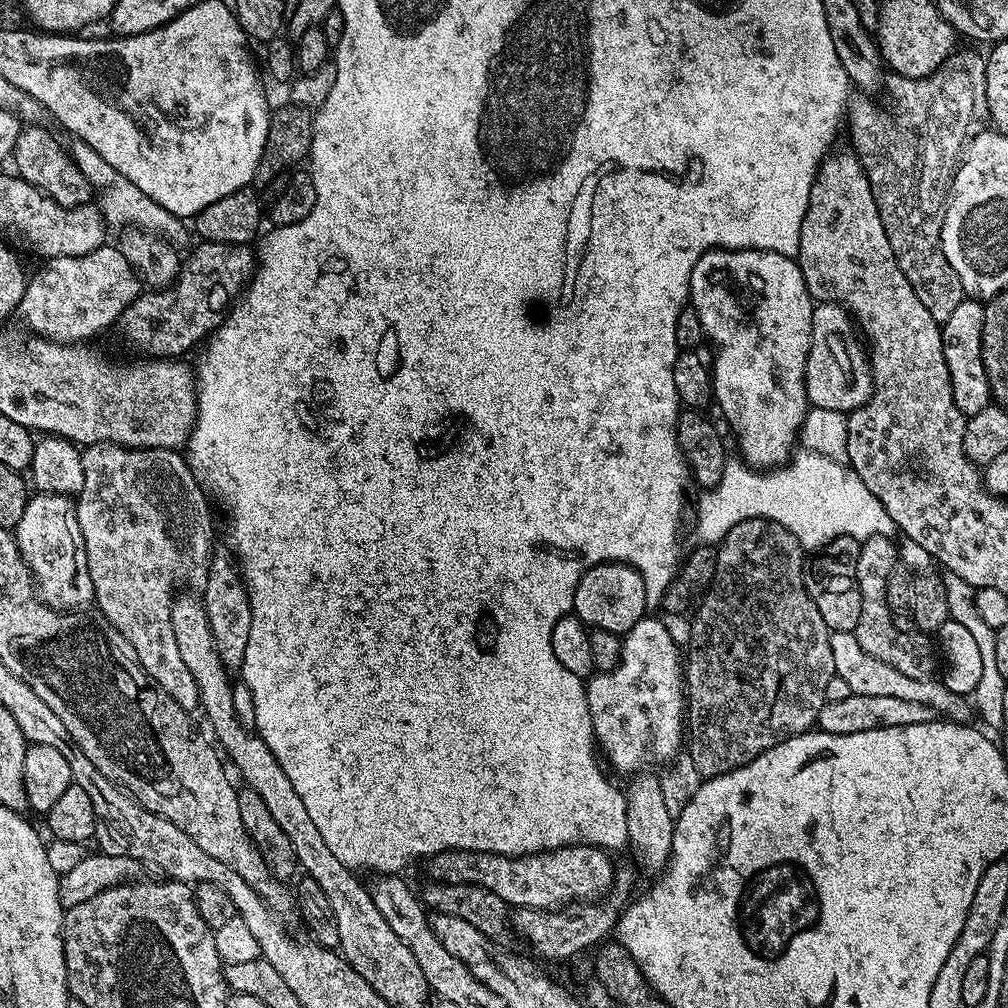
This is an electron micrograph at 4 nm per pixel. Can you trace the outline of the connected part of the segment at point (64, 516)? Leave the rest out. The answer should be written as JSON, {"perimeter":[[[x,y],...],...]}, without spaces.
{"perimeter":[[[36,492],[29,499],[14,529],[16,545],[32,571],[41,600],[57,610],[84,610],[95,601],[90,566],[86,566],[86,546],[76,517],[76,500],[62,492]]]}

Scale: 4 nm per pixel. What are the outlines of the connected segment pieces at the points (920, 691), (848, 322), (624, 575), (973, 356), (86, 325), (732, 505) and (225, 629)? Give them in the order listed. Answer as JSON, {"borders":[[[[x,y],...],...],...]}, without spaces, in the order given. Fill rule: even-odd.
{"borders":[[[[834,632],[830,635],[830,650],[834,654],[834,670],[836,675],[850,686],[852,693],[889,696],[889,698],[907,698],[910,702],[922,702],[932,707],[933,713],[953,722],[968,722],[974,716],[974,704],[969,697],[954,694],[939,679],[909,678],[894,670],[894,666],[886,666],[886,662],[878,662],[878,658],[870,658],[862,646],[858,646],[855,632]]],[[[820,302],[812,309],[810,350],[806,358],[804,385],[811,407],[845,414],[860,408],[872,396],[872,365],[866,348],[856,341],[854,321],[841,304]]],[[[599,564],[582,574],[574,590],[572,612],[589,629],[601,628],[623,634],[644,619],[649,611],[648,595],[648,583],[642,582],[642,574],[638,570],[628,564]]],[[[966,298],[956,309],[950,318],[942,322],[940,333],[942,334],[942,354],[946,354],[946,370],[950,370],[950,390],[954,390],[954,406],[962,410],[964,417],[978,414],[978,410],[986,410],[986,406],[992,403],[990,384],[986,382],[986,368],[982,366],[982,318],[984,317],[984,304],[976,298]]],[[[103,244],[84,255],[51,257],[38,274],[27,279],[17,313],[32,328],[35,335],[58,341],[60,344],[81,343],[100,333],[110,324],[115,325],[121,314],[136,300],[142,290],[137,273],[112,244]]],[[[803,450],[797,451],[787,464],[771,470],[749,468],[743,459],[729,459],[720,490],[712,490],[700,500],[696,512],[700,515],[700,528],[719,537],[734,530],[746,518],[766,518],[786,526],[805,550],[818,550],[824,540],[824,458]]],[[[217,551],[212,557],[208,567],[208,581],[202,589],[202,599],[206,618],[210,622],[210,634],[214,634],[214,646],[225,668],[239,670],[246,658],[246,645],[250,643],[250,598],[237,561],[225,552]]]]}

